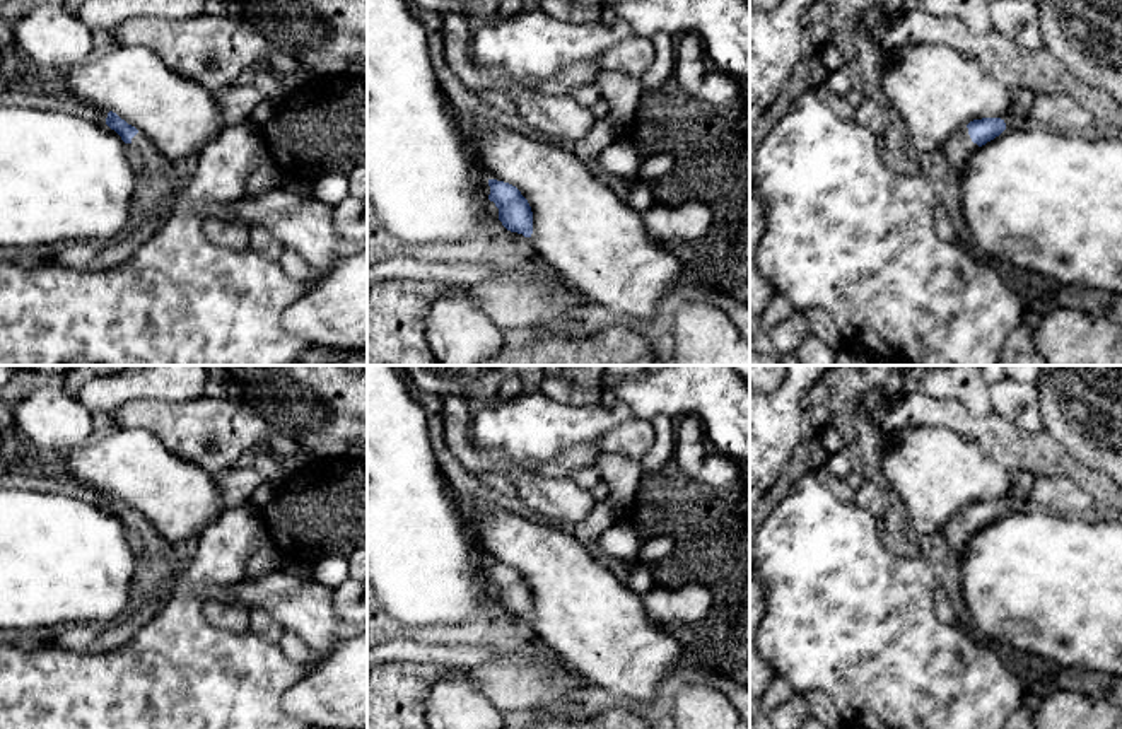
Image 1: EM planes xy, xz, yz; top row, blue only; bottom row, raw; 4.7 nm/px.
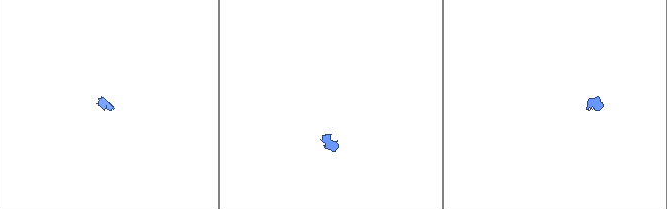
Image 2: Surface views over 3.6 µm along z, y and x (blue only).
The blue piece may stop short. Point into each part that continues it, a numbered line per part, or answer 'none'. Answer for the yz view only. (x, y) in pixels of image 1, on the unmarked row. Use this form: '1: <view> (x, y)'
1: yz (958, 530)

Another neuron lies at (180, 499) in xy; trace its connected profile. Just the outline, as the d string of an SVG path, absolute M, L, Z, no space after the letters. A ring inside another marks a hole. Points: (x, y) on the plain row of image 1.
M99 429L92 444L61 454L60 464L67 475L84 485L116 495L174 546L191 536L200 536L224 512L215 476L172 454L154 434L143 429Z

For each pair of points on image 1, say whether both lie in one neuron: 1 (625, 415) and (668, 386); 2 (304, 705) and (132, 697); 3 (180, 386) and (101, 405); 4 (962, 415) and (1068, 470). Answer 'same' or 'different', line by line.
1: different
2: different
3: same
4: same

